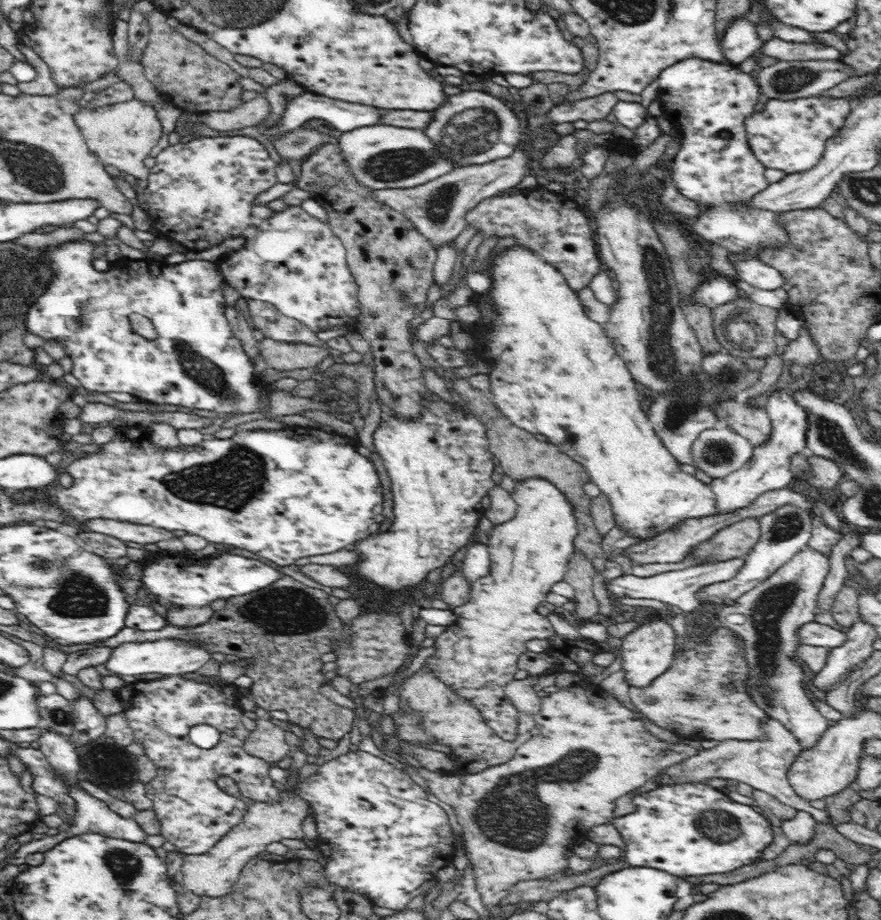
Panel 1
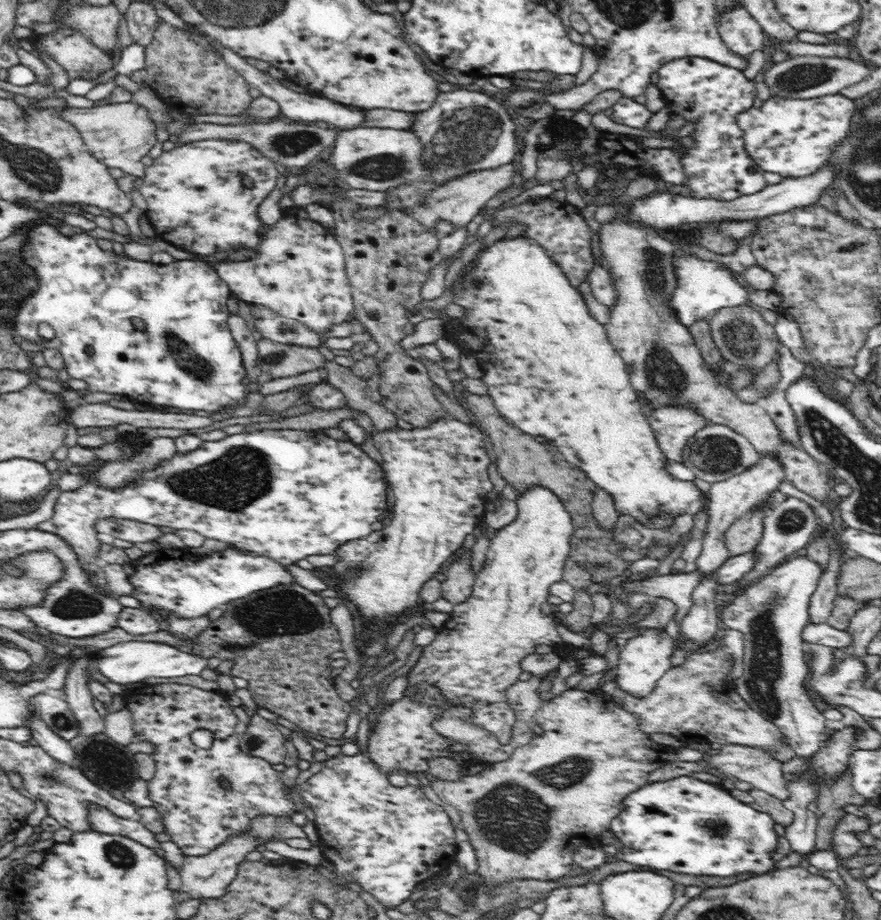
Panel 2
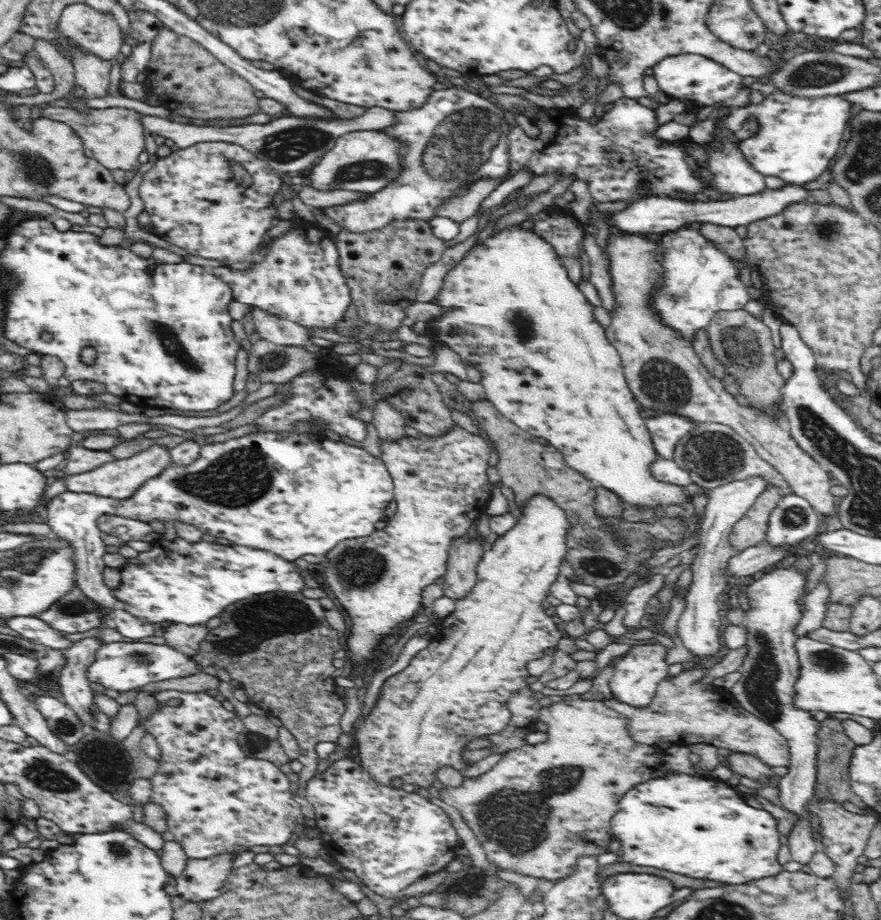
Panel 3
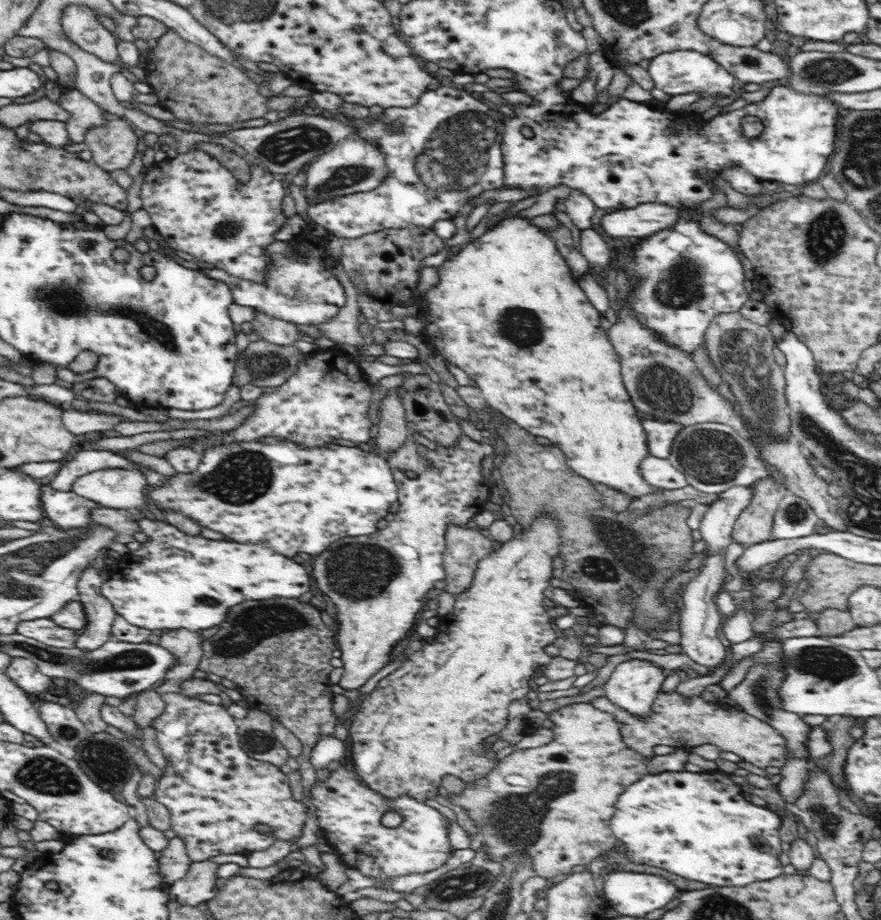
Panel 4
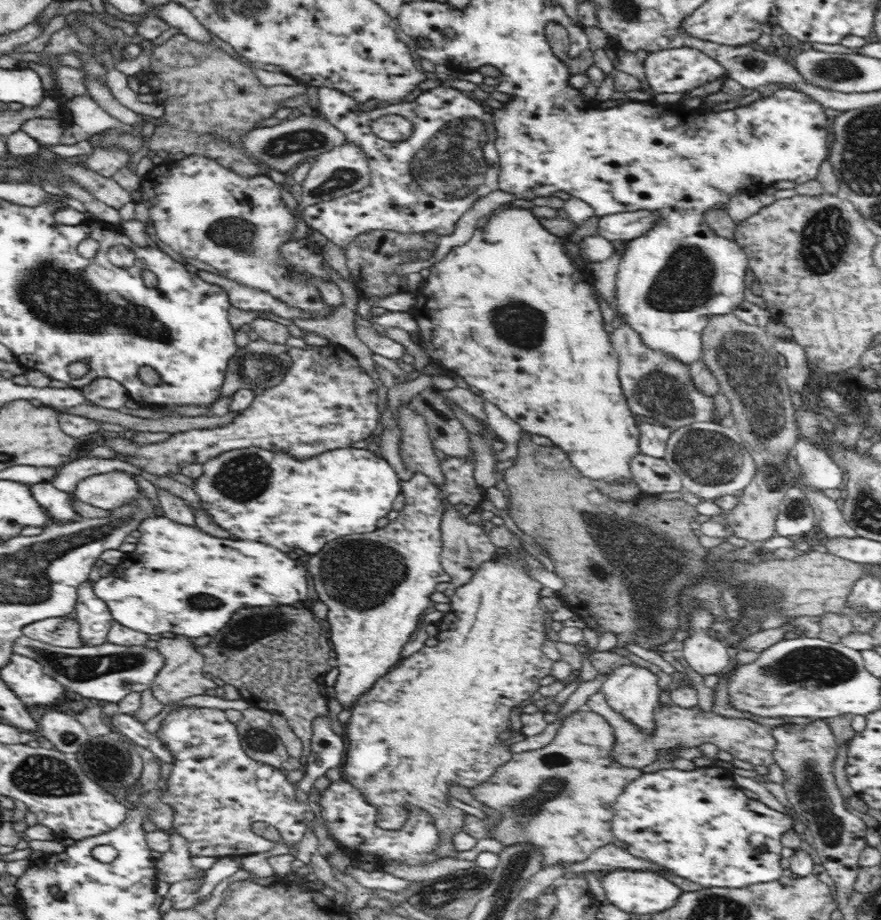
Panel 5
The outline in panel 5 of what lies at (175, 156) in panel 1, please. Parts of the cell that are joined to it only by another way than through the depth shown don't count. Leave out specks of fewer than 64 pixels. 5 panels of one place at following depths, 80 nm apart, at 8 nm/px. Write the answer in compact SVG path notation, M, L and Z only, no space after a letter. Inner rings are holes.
M187 156L183 160L170 159L155 165L143 178L139 191L150 213L149 224L154 227L156 236L174 252L182 254L184 258L205 262L210 268L220 270L231 281L268 292L290 307L308 311L308 318L324 318L336 310L320 299L314 283L296 283L296 280L289 278L287 272L293 267L280 255L278 247L290 241L290 235L296 231L296 218L281 198L281 185L273 182L267 174L261 173L246 179L230 169L220 167L218 162L210 158Z

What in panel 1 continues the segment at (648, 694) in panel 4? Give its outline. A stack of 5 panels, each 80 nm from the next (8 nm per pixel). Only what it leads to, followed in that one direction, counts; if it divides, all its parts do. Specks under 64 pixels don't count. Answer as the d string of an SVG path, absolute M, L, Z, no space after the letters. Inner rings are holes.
M649 609L644 619L643 623L638 626L633 632L630 632L624 637L623 641L620 641L621 654L622 654L622 670L626 672L625 681L630 687L647 687L653 682L655 678L664 674L668 668L672 665L675 658L675 644L676 644L676 634L672 629L669 622L662 618L659 612Z

